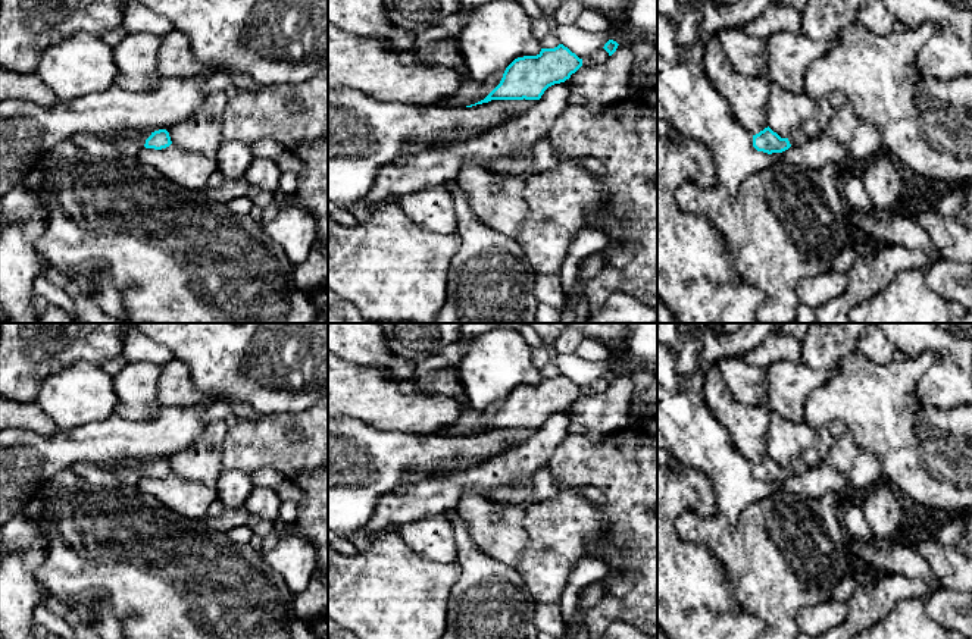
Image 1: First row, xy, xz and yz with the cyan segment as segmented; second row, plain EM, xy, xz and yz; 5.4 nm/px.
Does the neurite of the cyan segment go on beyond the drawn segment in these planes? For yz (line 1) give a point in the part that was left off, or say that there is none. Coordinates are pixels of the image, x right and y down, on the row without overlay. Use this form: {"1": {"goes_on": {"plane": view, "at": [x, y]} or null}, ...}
{"1": {"goes_on": {"plane": "yz", "at": [797, 467]}}}

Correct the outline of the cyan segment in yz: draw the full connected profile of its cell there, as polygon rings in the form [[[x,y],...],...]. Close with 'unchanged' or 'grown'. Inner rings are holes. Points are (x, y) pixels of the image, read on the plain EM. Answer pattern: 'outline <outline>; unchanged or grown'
outline [[[769,455],[753,464],[753,476],[757,480],[763,480],[768,483],[782,482],[790,476],[801,476],[810,467],[804,463],[804,460],[798,455],[796,457],[788,467],[781,467],[776,461],[773,461]]]; grown

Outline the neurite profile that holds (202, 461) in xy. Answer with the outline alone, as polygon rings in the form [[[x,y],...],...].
[[[225,420],[209,422],[190,448],[166,458],[172,473],[218,491],[218,480],[225,470],[222,448],[228,427]]]

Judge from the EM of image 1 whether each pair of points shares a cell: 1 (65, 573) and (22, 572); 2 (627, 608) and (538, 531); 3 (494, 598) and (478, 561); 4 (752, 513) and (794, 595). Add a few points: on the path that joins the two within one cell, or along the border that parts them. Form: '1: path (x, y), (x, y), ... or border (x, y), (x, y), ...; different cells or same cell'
1: border (43, 538), (44, 561), (36, 579), (47, 594); different cells
2: path (624, 579), (603, 556), (585, 554), (568, 541); same cell
3: path (487, 589), (478, 570); same cell
4: path (752, 533), (752, 553), (774, 575); same cell

